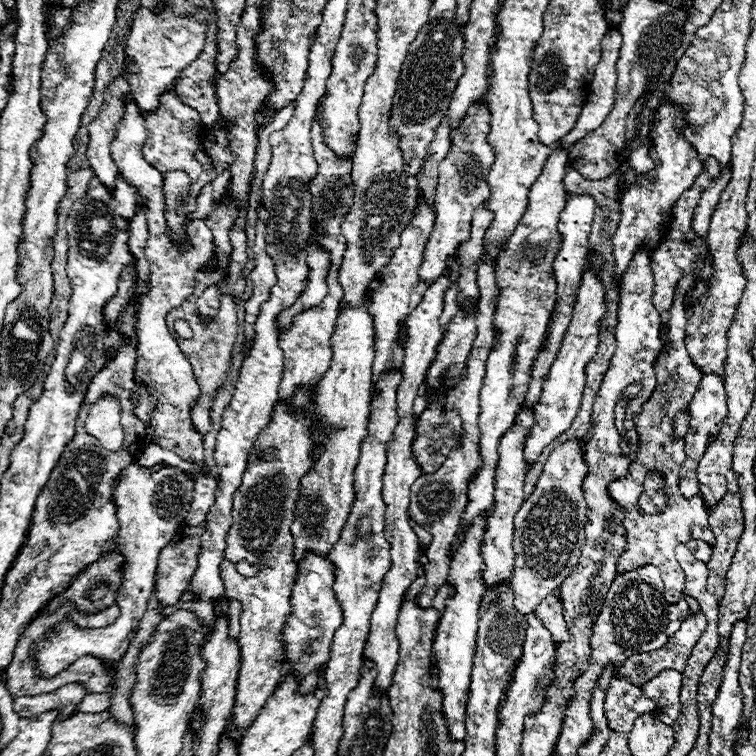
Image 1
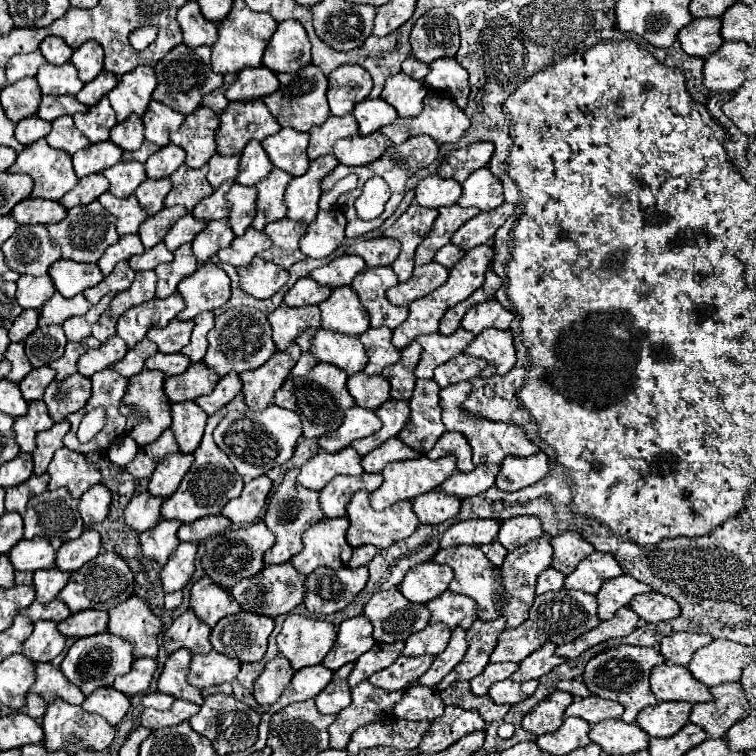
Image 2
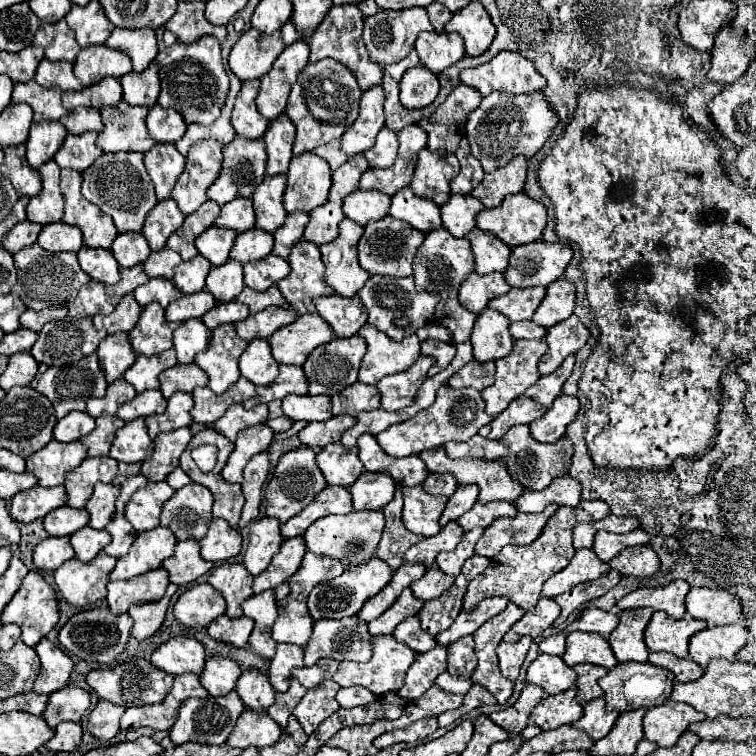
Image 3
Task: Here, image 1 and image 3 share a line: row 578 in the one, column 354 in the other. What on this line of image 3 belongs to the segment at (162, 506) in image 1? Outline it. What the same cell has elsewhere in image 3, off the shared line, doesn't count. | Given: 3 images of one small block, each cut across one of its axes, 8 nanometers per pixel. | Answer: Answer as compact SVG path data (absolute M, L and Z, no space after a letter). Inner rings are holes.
M374 86L362 94L358 118L340 138L344 154L354 156L354 154L368 150L374 144L376 134L384 126L382 104L384 104L384 88L382 86Z

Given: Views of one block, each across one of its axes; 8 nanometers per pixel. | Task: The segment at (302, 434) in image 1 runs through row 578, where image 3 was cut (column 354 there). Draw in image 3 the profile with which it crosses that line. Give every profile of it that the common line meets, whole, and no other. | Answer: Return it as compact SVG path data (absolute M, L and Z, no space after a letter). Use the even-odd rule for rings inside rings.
M346 218L340 224L338 238L320 248L322 262L326 264L324 280L340 296L356 296L364 282L370 278L370 274L358 264L356 254L356 244L362 236L362 230L364 228L360 224Z

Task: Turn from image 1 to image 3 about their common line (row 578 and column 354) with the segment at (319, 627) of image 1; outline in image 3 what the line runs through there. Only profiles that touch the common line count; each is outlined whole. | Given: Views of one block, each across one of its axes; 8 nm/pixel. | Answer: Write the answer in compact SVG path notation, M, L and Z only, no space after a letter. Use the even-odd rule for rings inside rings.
M326 296L316 300L316 312L334 328L338 338L350 338L368 322L368 312L358 296Z

